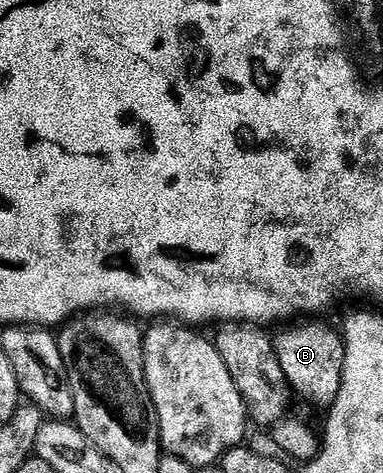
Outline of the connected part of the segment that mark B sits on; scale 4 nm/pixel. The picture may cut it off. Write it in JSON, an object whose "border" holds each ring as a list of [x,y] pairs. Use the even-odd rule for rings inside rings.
{"border":[[[297,327],[275,335],[273,339],[277,361],[285,372],[287,383],[292,392],[315,407],[330,409],[334,407],[341,393],[343,370],[345,369],[345,349],[342,334],[329,327]]]}

